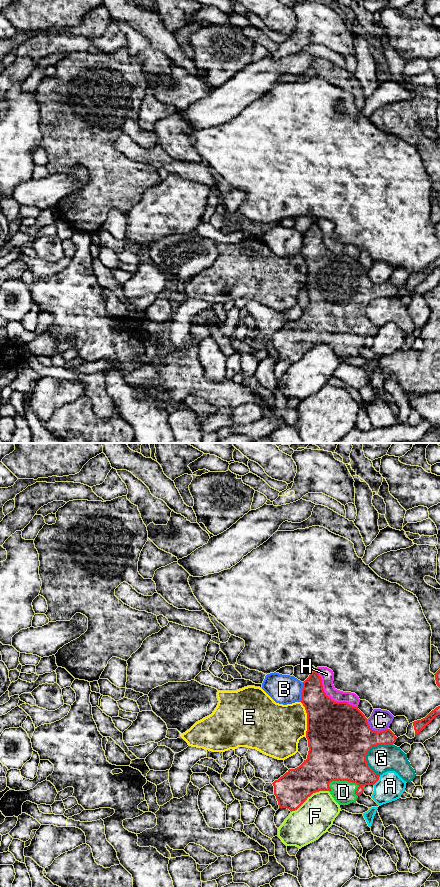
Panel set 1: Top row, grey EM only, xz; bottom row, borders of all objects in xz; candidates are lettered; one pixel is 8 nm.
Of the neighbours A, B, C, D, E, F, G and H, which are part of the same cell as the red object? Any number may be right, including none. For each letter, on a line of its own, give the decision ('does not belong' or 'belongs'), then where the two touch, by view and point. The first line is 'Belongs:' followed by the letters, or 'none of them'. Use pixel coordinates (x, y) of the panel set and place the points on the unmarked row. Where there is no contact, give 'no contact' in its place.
Belongs: D
A: does not belong; meets red in xz at (377, 332)
B: does not belong; meets red in xz at (302, 244)
C: does not belong; meets red in xz at (375, 283)
D: belongs; meets red in xz at (348, 333)
E: does not belong; meets red in xz at (307, 271)
F: does not belong; meets red in xz at (309, 348)
G: does not belong; meets red in xz at (367, 303)
H: does not belong; meets red in xz at (329, 249)

